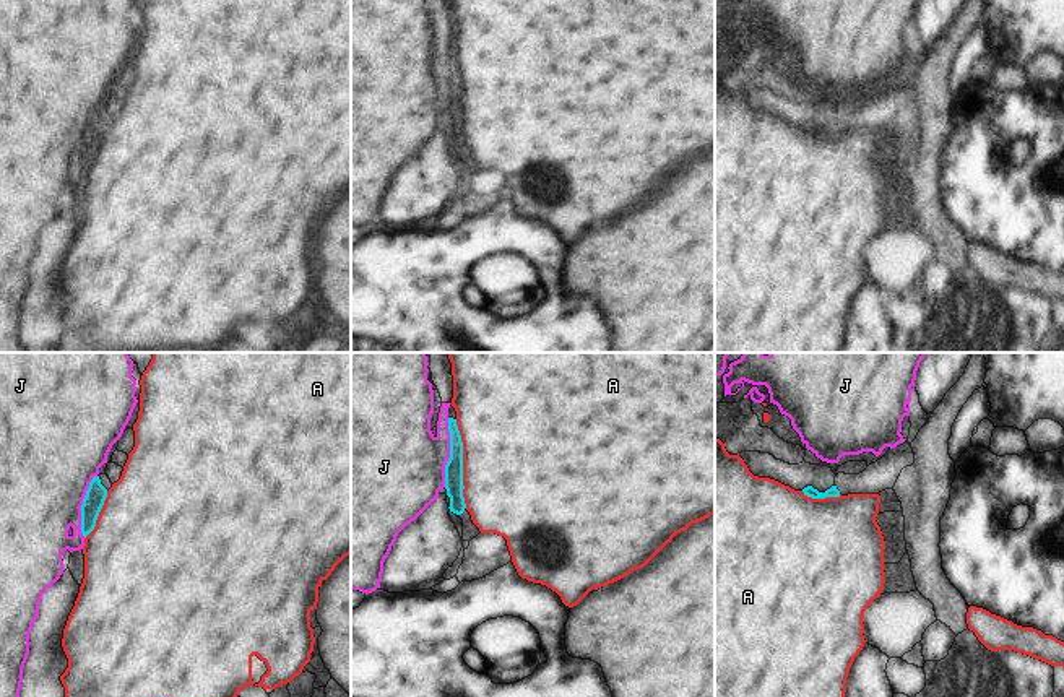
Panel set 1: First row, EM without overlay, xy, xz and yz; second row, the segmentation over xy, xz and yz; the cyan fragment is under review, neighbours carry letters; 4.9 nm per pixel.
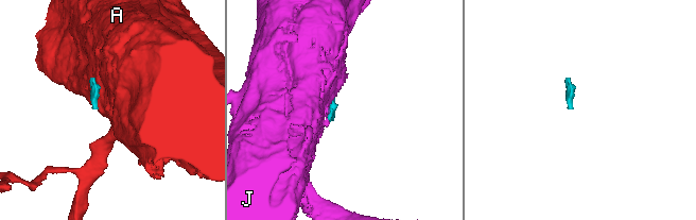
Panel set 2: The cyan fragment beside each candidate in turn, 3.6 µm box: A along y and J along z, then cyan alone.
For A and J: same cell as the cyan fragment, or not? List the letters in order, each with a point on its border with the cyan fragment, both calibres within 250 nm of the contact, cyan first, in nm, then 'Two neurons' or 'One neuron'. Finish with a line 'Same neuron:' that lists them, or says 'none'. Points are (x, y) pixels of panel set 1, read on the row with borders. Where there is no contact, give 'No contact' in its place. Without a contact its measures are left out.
A: Touches cyan at xz (462, 463). Thickness 100 nm (cyan) against 500 nm. One neuron
J: Touches cyan at xz (450, 452). Thickness 100 nm (cyan) against 440 nm. Two neurons
Same neuron: A

